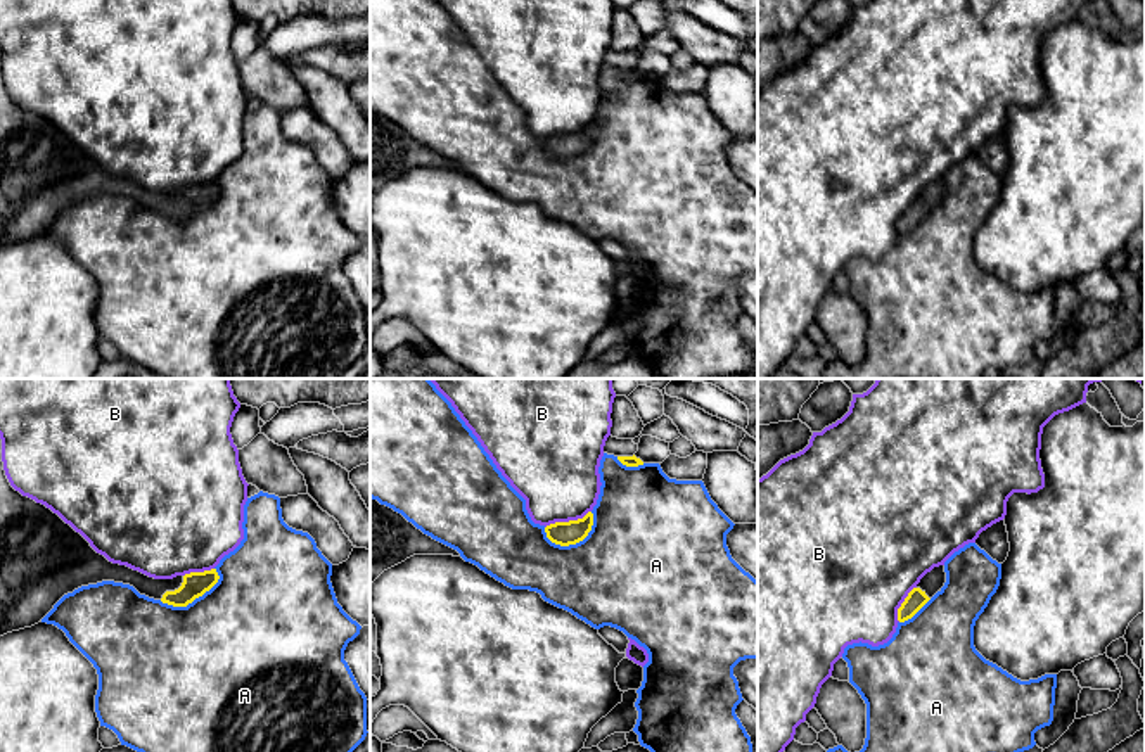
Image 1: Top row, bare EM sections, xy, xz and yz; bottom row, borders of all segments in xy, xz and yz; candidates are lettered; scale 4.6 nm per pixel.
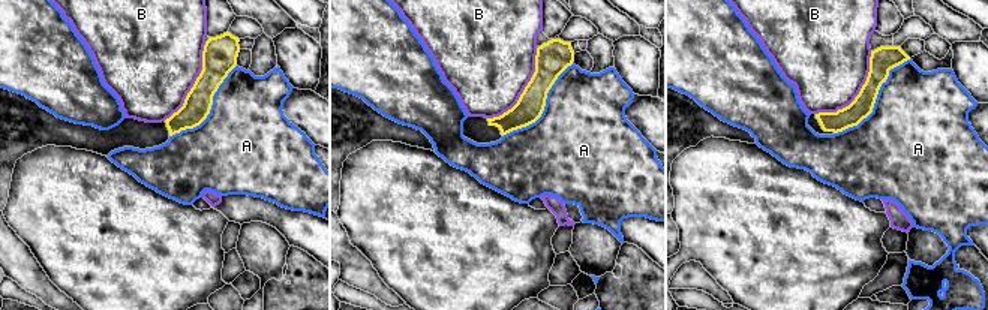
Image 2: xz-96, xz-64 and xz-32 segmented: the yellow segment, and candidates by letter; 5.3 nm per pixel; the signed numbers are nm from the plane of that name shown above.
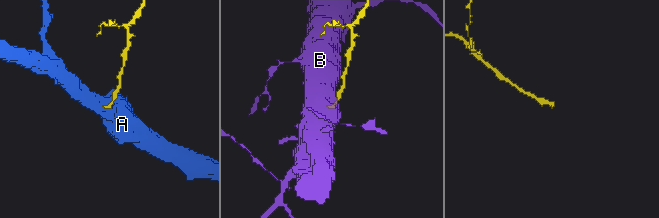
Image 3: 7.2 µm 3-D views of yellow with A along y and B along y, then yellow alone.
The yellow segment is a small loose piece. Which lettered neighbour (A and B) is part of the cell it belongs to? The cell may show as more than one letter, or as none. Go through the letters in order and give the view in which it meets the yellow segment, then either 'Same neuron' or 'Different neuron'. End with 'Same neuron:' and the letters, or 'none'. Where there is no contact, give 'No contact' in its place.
A: Touches yellow in xz. Different neuron
B: Touches yellow in xz. Different neuron
Same neuron: none

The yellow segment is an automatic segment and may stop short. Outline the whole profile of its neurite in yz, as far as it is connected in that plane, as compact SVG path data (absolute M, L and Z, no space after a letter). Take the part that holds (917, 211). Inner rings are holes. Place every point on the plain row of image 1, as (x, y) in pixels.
M944 178L934 180L920 195L908 206L898 221L898 233L912 232L946 195Z

